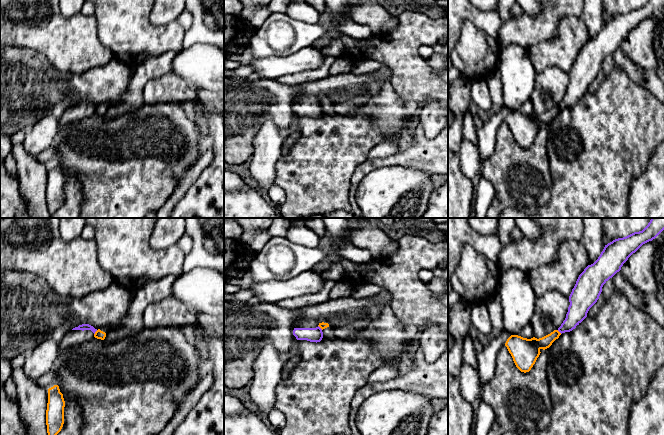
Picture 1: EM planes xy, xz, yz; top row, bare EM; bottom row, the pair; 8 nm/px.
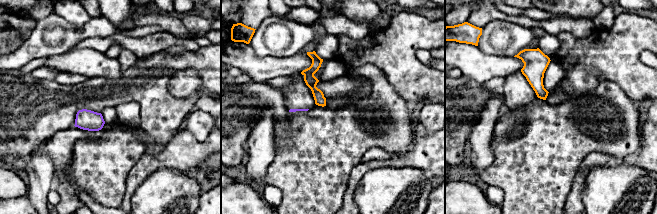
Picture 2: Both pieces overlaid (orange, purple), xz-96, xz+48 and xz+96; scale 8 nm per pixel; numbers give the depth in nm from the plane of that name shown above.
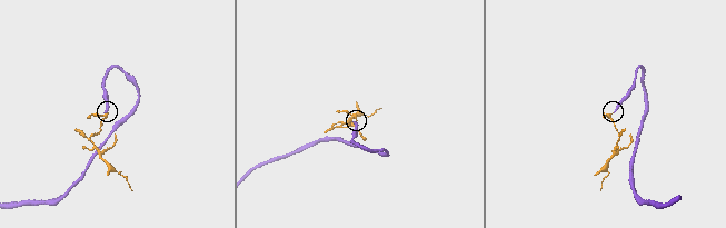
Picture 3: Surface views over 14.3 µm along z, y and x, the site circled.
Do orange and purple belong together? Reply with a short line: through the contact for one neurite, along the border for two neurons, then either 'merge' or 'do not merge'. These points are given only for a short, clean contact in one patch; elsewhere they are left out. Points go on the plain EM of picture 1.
line xy (97, 106), (94, 110); do not merge

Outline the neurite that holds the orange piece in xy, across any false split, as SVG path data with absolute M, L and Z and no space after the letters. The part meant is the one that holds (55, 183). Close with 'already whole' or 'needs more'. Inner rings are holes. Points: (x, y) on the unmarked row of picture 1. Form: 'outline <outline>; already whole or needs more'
outline M54 161L48 165L48 179L46 186L47 209L50 214L55 213L64 200L65 177L59 162Z; already whole

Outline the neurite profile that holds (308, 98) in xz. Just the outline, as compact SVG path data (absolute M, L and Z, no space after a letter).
M312 94L297 96L293 100L293 111L297 116L307 116L310 118L320 118L323 114L322 105L318 98Z

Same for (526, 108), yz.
M527 100L520 106L520 108L517 111L527 115L533 114L534 112L533 112L532 101Z

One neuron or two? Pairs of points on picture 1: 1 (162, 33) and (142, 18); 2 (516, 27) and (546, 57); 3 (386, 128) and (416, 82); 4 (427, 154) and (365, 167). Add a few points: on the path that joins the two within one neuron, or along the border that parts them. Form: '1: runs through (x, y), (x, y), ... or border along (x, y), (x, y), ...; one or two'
1: runs through (156, 33), (145, 24); one
2: border along (556, 35), (551, 39), (540, 41), (528, 49); two
3: border along (390, 81), (395, 92), (405, 102); two
4: runs through (412, 157), (380, 162); one

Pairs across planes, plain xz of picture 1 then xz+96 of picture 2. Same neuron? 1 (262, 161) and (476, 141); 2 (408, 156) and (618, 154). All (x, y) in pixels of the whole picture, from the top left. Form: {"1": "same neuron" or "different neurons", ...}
{"1": "same neuron", "2": "different neurons"}

